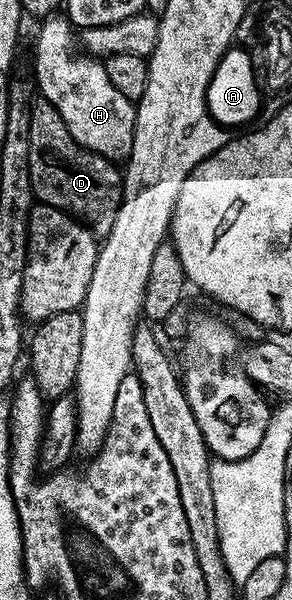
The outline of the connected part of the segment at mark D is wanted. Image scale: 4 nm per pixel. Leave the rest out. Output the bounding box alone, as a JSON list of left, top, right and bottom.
[30,98,122,238]

